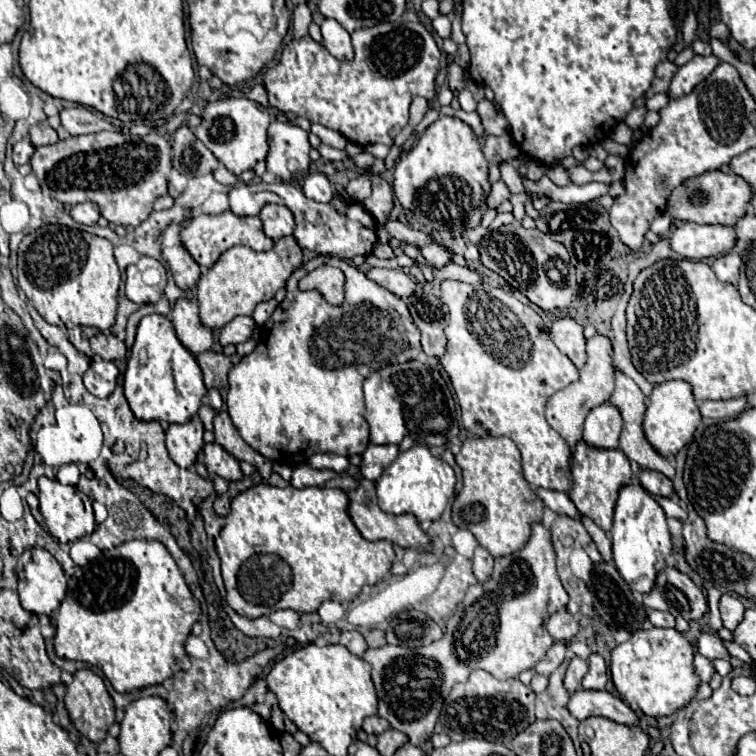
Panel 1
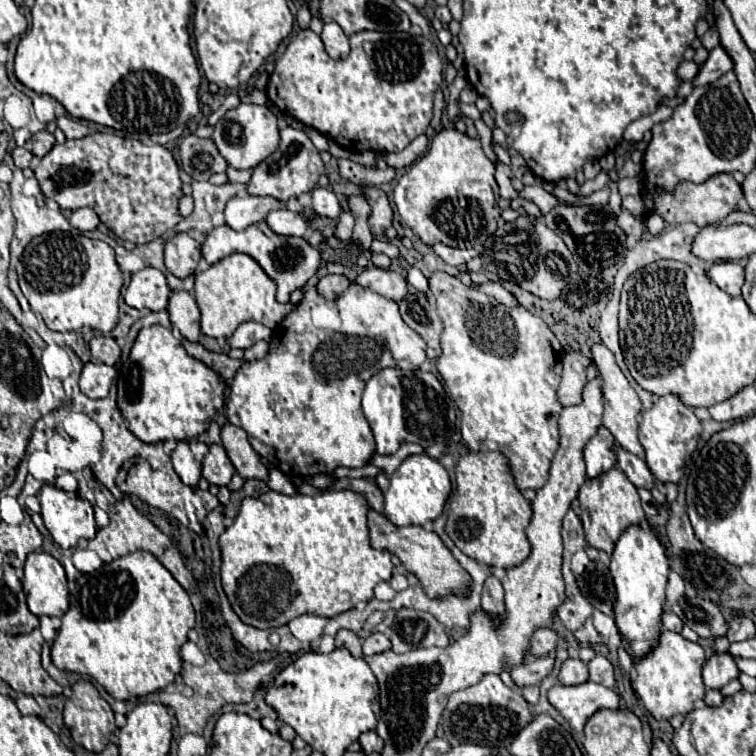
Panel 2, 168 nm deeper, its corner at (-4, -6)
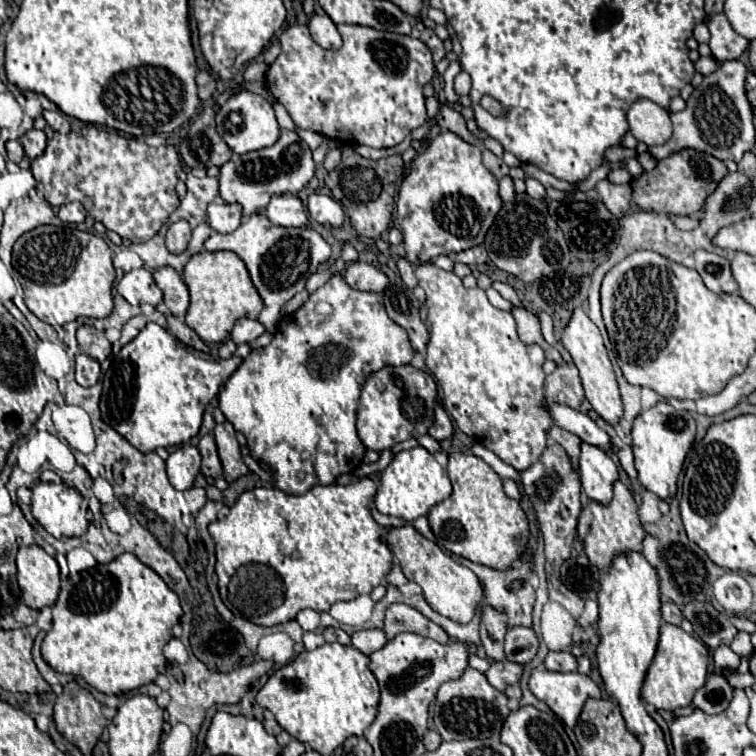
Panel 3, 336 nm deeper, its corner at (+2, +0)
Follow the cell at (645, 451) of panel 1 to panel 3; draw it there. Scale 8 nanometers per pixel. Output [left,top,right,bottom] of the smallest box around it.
[560,309,622,425]

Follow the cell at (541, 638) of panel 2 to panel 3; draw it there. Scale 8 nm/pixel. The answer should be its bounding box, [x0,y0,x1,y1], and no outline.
[504,627,538,663]

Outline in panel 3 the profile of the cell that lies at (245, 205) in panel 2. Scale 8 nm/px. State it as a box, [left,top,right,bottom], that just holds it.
[208,201,242,233]

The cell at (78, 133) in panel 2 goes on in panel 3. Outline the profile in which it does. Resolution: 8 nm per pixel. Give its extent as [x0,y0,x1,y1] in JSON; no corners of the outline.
[42,111,70,133]

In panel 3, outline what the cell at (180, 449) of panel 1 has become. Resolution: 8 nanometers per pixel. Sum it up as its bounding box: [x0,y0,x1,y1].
[166,447,200,491]

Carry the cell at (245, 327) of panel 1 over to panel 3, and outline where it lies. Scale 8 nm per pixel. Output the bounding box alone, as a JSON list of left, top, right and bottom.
[232,317,266,345]

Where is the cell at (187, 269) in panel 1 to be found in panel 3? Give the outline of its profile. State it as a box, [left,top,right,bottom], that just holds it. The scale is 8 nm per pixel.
[166,219,192,253]

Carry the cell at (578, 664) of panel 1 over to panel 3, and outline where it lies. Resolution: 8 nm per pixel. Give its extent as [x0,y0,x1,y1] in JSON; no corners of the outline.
[544,651,578,673]

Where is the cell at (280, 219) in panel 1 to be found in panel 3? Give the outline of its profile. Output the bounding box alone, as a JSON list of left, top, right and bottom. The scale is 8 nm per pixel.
[266,193,308,227]

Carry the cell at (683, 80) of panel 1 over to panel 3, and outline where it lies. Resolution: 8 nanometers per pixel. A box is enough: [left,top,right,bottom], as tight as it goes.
[706,13,748,61]

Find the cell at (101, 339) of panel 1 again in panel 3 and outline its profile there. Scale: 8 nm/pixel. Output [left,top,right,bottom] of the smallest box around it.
[76,325,112,363]

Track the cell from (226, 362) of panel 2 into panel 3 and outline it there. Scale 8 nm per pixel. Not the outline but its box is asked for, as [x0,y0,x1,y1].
[164,311,206,351]

